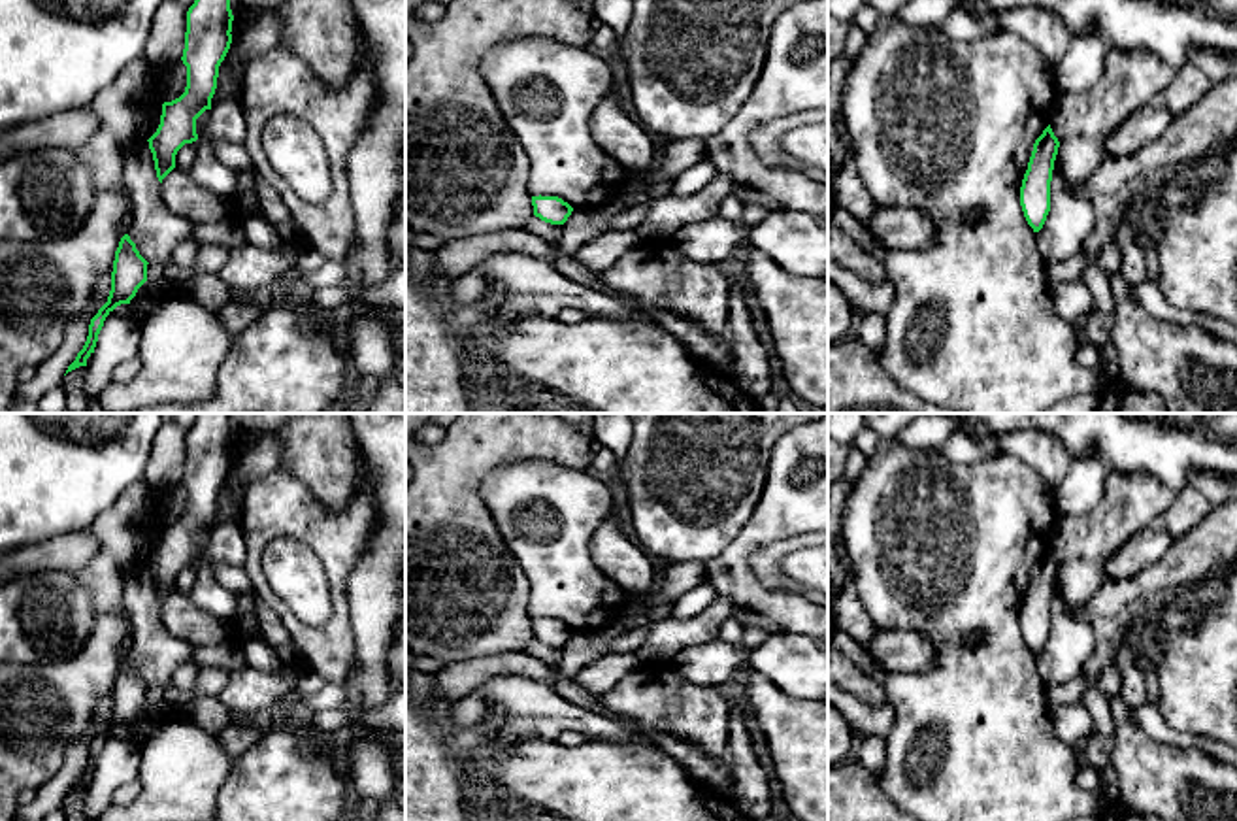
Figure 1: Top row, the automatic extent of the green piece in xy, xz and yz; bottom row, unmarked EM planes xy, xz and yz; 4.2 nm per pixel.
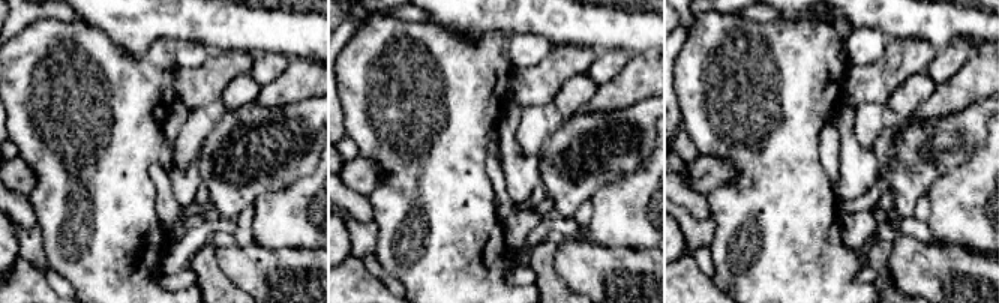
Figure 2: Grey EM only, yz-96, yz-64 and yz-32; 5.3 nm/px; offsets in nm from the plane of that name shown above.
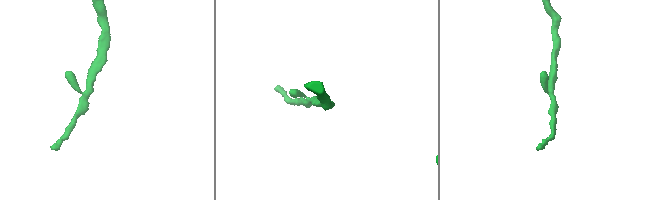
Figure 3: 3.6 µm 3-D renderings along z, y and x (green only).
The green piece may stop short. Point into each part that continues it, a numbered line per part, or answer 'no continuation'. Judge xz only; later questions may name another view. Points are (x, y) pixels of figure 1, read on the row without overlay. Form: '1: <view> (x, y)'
no continuation

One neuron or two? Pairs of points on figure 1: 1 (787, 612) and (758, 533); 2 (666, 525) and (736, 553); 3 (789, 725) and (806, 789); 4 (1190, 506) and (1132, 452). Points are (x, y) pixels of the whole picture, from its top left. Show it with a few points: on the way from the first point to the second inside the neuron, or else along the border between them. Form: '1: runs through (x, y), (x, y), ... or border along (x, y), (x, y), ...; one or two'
1: runs through (764, 601), (742, 578), (742, 555); one
2: border along (751, 514), (743, 529), (706, 563); two
3: runs through (804, 740), (806, 774); one
4: border along (1177, 493), (1187, 485), (1194, 485), (1213, 504); two

